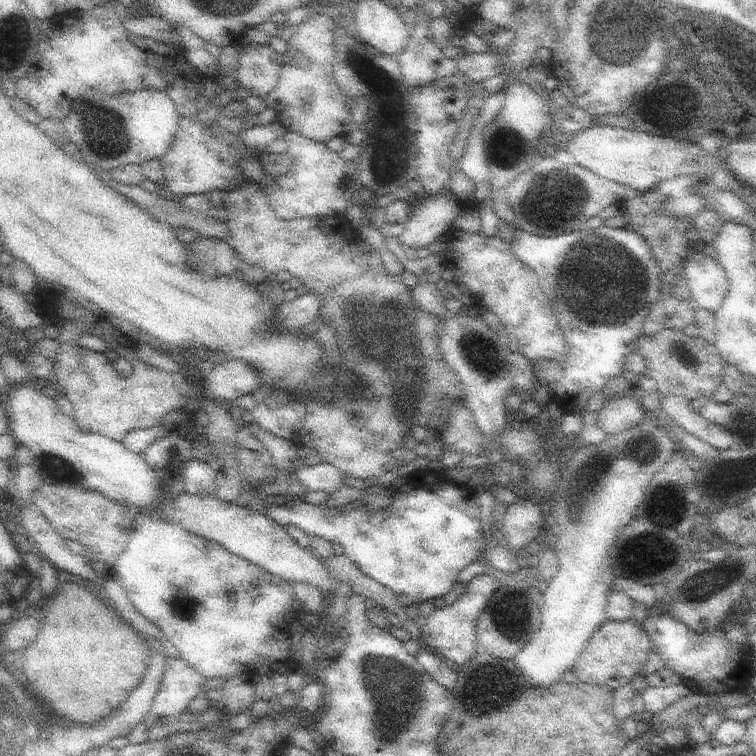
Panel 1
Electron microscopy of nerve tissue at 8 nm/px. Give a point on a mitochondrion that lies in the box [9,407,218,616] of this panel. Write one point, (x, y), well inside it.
(58, 465)

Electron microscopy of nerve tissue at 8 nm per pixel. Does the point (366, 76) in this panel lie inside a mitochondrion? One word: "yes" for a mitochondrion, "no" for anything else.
yes

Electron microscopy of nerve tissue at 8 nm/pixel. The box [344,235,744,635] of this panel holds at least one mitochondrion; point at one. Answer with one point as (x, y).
(639, 451)

